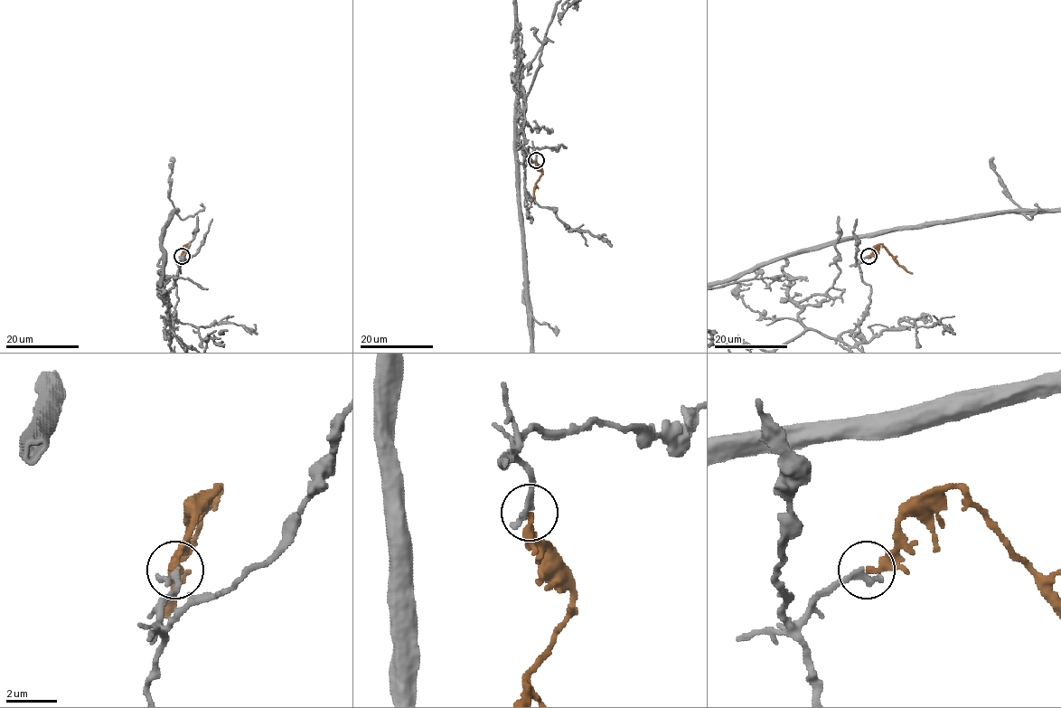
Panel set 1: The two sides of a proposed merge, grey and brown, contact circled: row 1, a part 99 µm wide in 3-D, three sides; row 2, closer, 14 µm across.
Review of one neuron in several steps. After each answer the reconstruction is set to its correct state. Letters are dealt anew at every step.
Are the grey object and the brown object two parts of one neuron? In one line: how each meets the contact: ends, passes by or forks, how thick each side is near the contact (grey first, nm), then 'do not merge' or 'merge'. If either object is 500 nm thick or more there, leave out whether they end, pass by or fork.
grey ends | brown ends | 320/320 nm | merge

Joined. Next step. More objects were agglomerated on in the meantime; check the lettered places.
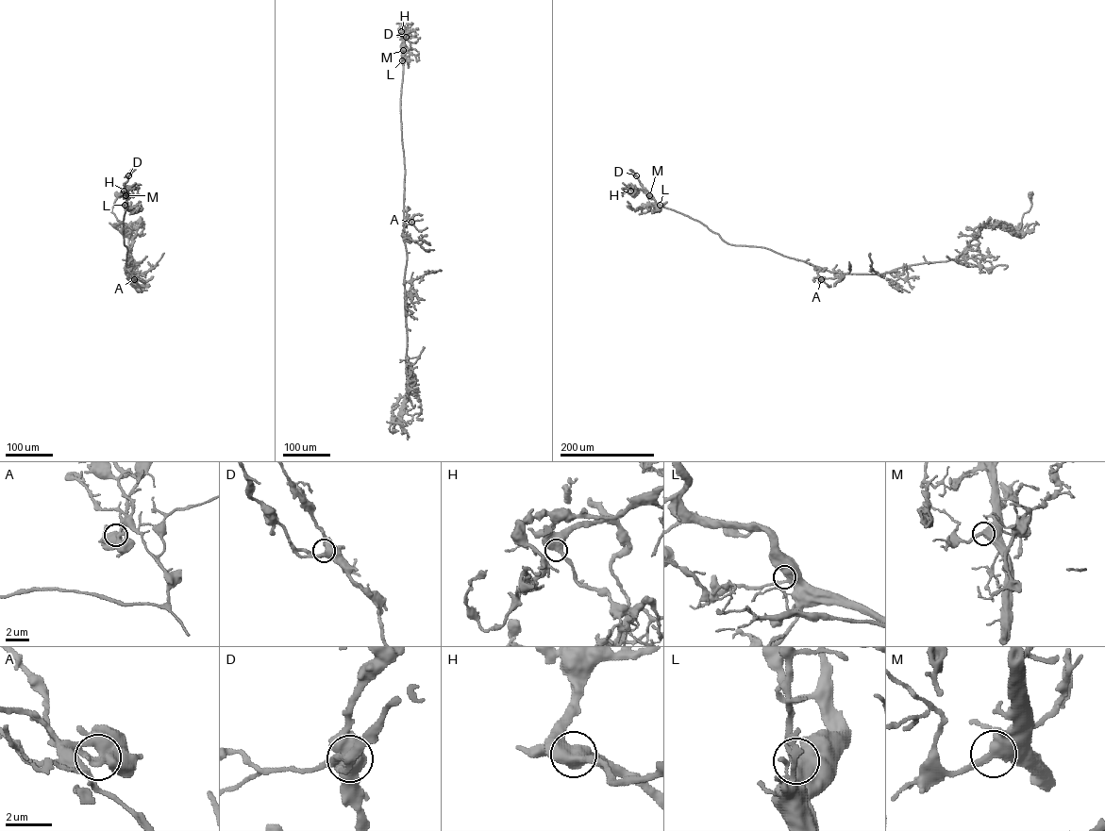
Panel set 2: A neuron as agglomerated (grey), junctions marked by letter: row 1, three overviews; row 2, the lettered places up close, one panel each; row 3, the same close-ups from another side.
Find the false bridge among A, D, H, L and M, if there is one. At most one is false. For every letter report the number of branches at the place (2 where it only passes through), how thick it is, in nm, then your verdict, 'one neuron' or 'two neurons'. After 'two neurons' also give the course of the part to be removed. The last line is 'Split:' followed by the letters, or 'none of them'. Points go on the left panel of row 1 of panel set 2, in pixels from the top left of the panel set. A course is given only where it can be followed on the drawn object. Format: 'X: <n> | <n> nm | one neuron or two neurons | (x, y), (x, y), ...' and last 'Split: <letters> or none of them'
A: 2 | 500 nm | one neuron
D: 2 | 550 nm | one neuron
H: 2 | 550 nm | one neuron
L: 2 | 550 nm | one neuron
M: 2 | 500 nm | one neuron
Split: none of them

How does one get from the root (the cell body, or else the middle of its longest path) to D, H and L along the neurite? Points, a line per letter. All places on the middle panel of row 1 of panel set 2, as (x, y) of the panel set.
D: (394, 430), (391, 432), (389, 427), (398, 420), (408, 379), (400, 109), (402, 41), (406, 37)
H: (394, 430), (391, 432), (389, 427), (398, 420), (408, 379), (401, 31)
L: (394, 430), (391, 432), (389, 427), (398, 420), (408, 379), (402, 60)

